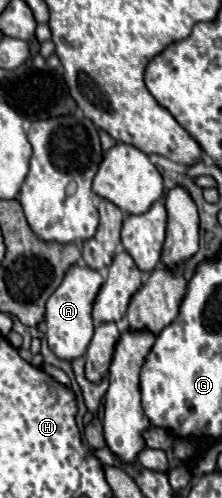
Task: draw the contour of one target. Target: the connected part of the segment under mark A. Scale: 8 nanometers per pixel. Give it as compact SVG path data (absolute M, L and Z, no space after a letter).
M74 265L66 273L62 285L48 299L48 303L46 303L46 329L48 329L46 339L48 339L48 347L52 349L52 353L58 359L72 361L72 359L78 359L86 353L86 347L94 335L92 303L100 291L102 283L104 283L104 279L98 271L94 271L90 267Z

